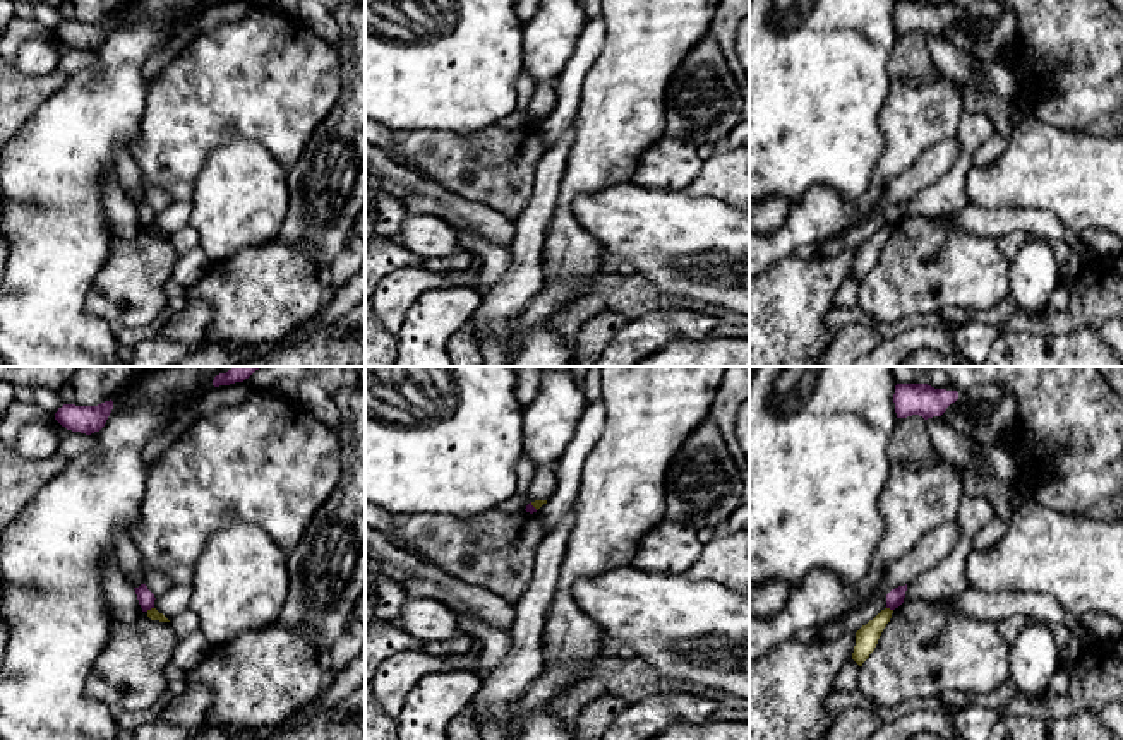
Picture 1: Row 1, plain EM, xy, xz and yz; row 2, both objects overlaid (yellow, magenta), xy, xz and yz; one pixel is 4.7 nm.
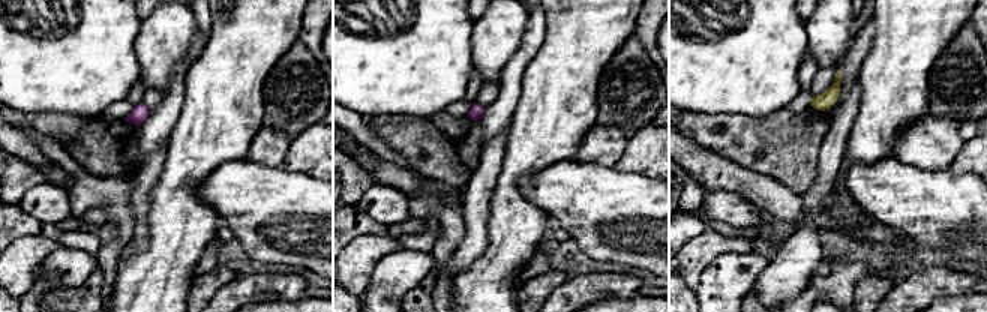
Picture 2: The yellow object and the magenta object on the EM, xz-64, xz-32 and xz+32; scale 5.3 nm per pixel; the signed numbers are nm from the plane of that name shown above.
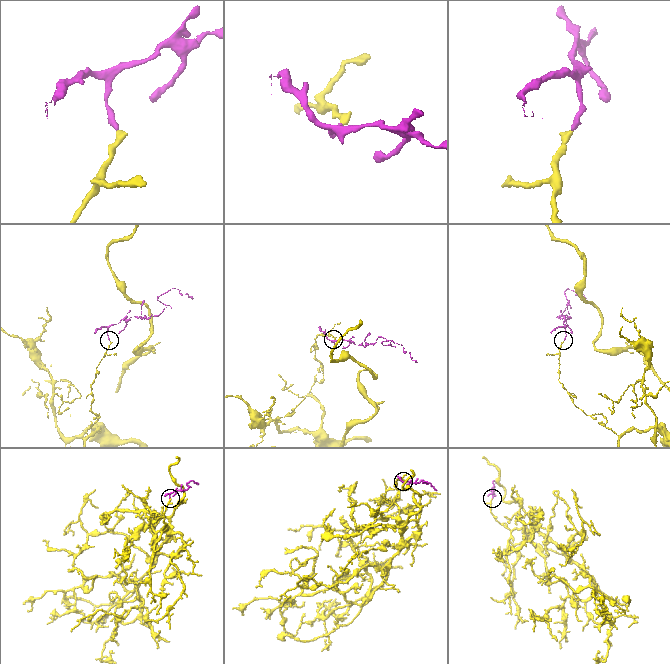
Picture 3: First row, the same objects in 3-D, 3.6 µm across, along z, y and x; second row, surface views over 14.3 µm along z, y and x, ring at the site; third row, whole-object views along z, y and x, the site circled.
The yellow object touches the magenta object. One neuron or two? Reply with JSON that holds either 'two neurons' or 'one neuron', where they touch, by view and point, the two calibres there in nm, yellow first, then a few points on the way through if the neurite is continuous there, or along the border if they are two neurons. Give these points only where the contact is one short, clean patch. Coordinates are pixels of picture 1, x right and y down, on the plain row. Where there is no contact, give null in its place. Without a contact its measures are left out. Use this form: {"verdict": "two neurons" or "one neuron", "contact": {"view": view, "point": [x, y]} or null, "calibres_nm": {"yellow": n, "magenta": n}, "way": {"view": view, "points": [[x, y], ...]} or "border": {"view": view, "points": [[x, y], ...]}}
{"verdict": "two neurons", "contact": {"view": "xy", "point": [151, 225]}, "calibres_nm": {"yellow": 60, "magenta": 80}, "border": {"view": "xy", "points": [[153, 223], [146, 226]]}}

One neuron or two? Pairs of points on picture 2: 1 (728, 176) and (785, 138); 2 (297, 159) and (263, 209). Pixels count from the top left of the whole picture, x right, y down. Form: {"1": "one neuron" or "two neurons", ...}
{"1": "two neurons", "2": "two neurons"}

